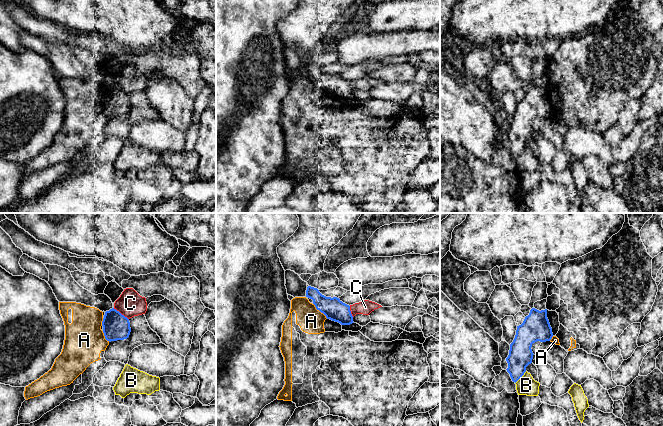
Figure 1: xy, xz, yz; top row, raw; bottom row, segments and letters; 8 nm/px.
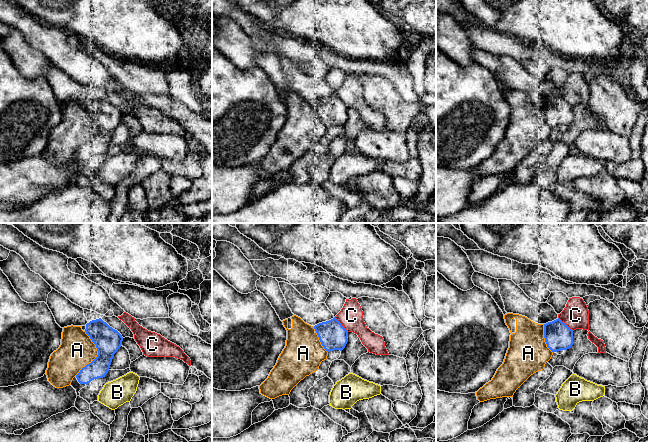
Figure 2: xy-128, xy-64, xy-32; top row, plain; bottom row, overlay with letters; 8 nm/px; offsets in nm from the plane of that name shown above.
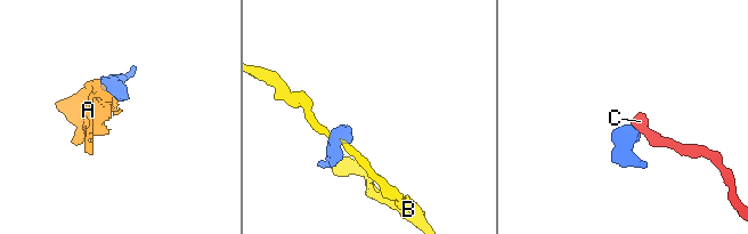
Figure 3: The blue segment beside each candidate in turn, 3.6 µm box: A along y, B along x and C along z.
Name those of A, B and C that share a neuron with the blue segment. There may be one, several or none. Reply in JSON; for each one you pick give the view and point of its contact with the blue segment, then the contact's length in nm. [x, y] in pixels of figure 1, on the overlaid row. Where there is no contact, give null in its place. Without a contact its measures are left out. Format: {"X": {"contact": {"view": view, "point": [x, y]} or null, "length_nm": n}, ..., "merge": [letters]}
{"merge": []}

